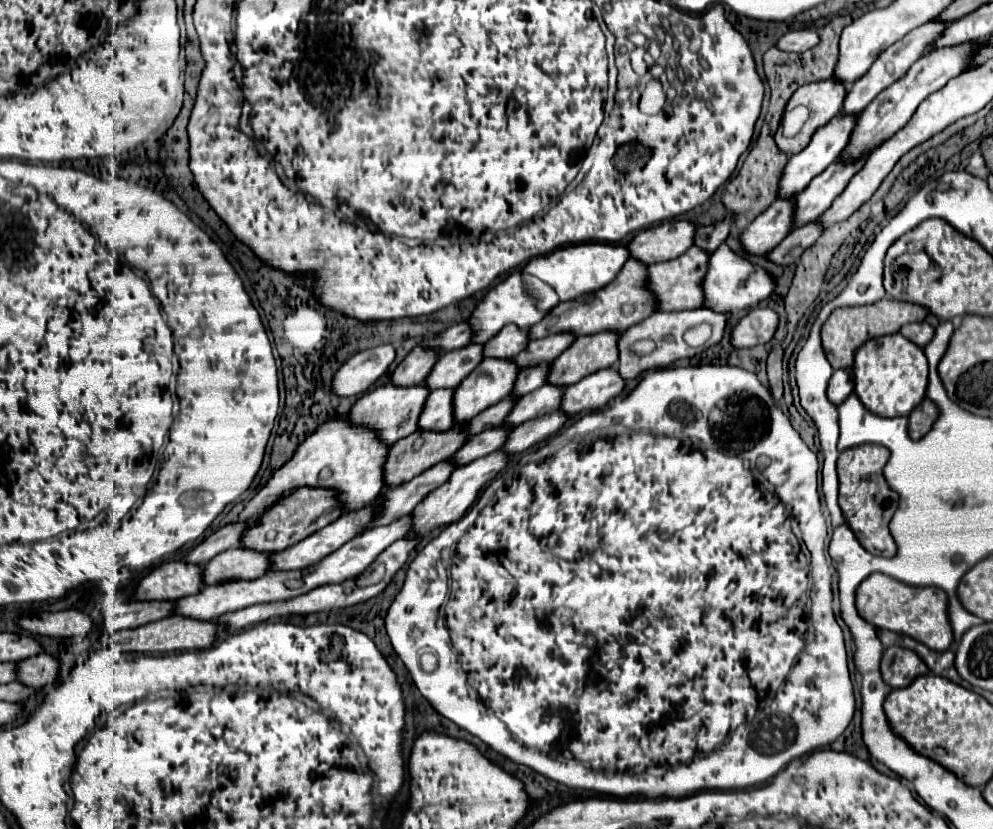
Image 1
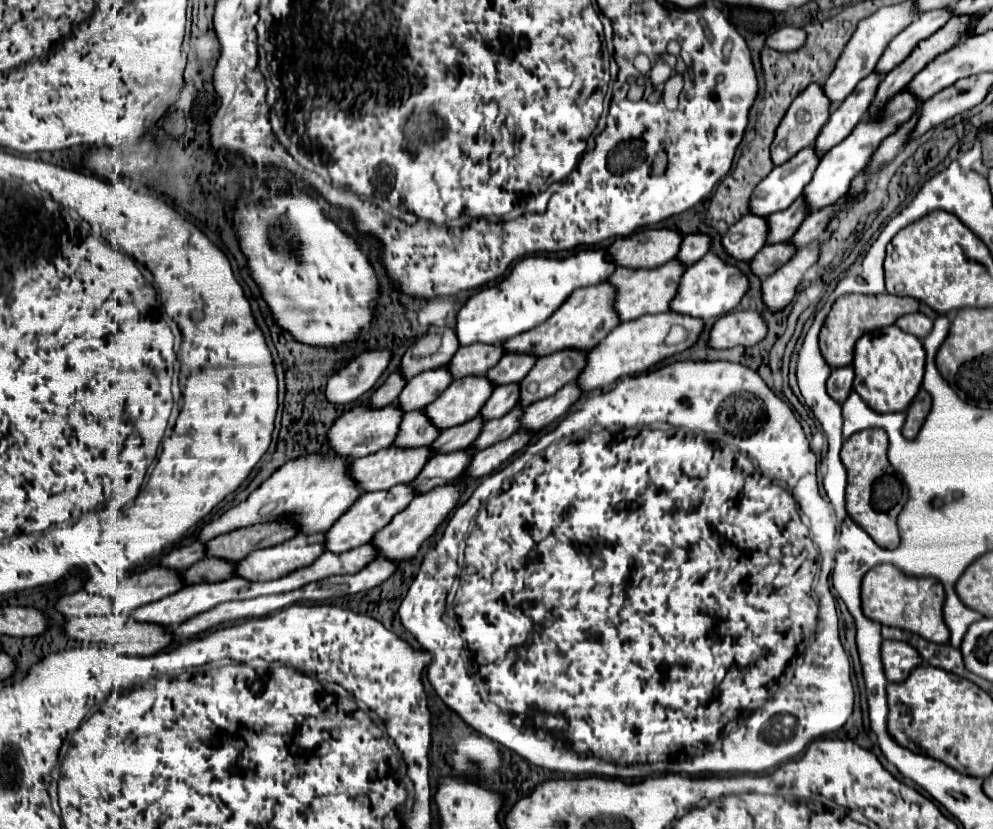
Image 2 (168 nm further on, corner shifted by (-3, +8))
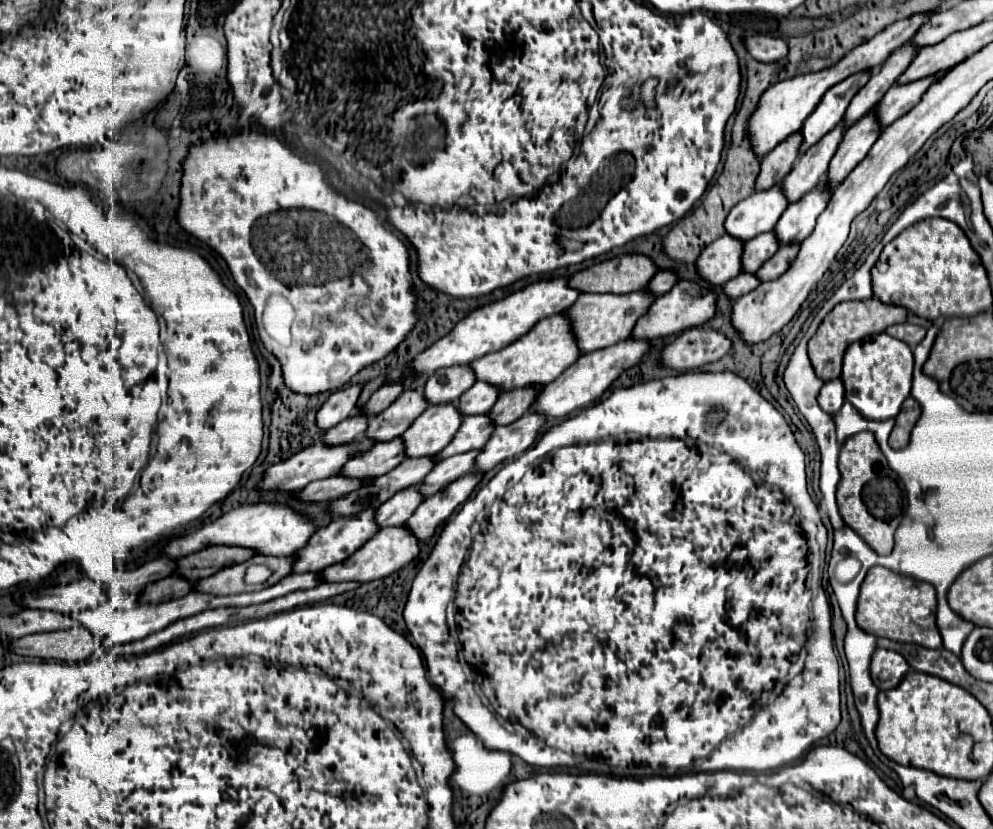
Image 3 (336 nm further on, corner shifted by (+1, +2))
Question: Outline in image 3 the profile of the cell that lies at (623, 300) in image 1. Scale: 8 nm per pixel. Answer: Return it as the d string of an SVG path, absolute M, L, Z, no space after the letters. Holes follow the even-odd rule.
M564 314L542 318L528 334L514 340L498 352L490 352L476 362L470 362L476 380L500 388L500 392L526 388L526 386L546 386L556 380L570 364L578 360L578 346L572 338L572 324Z

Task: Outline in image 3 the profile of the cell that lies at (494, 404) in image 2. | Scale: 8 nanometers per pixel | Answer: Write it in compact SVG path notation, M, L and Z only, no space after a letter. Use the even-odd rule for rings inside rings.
M480 414L476 418L464 418L460 430L454 434L452 442L440 450L436 454L436 458L432 458L434 462L442 462L450 456L456 456L456 454L464 454L464 452L470 452L470 450L480 450L490 434L492 434L492 422L488 422L488 416L486 414Z

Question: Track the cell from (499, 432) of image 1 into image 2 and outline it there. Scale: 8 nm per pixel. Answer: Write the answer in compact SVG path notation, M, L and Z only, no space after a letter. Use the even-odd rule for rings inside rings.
M462 448L450 454L436 454L428 460L424 470L416 476L416 480L412 480L412 488L416 488L416 494L424 494L430 488L436 488L458 478L460 472L464 474L470 462L472 462L470 448Z

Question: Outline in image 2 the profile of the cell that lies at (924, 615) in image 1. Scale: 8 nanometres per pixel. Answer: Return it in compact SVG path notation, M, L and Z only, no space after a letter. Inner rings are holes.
M880 564L862 580L862 610L868 618L886 626L914 632L936 644L946 644L950 638L950 630L942 616L942 606L944 588L936 578L914 578L906 576L892 564Z

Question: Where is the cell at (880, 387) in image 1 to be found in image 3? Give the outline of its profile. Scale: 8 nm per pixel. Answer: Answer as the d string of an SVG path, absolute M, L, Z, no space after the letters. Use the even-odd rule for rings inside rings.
M884 332L874 334L866 340L854 342L848 346L844 354L844 366L840 376L846 390L844 396L868 420L894 418L900 412L902 402L910 394L912 366L914 366L912 350L904 342Z

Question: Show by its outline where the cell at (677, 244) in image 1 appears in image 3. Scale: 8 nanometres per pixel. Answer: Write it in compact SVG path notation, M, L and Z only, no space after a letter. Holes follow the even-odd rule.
M624 254L576 272L570 276L568 286L582 294L630 294L644 290L654 274L656 266L650 258L642 254Z

